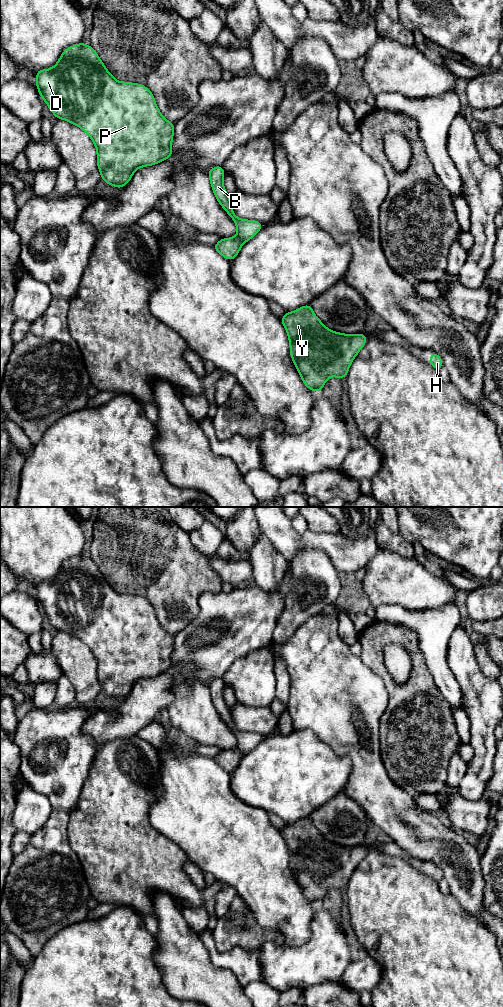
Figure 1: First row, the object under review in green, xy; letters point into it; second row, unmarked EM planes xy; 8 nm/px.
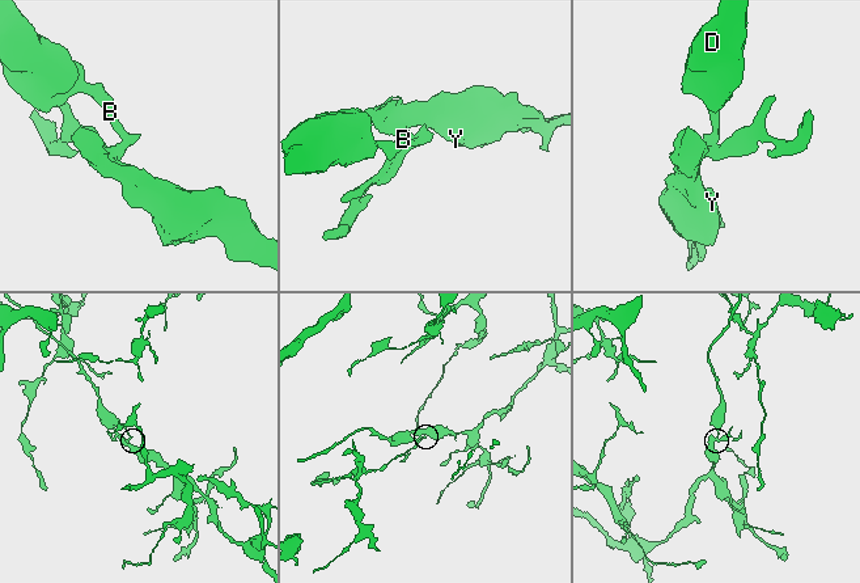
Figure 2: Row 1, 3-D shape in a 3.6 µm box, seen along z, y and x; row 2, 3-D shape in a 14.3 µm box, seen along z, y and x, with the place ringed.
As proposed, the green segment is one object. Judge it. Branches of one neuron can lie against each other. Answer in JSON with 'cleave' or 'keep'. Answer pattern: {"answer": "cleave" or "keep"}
{"answer": "cleave"}

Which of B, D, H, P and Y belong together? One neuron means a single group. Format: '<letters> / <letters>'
B D P / H Y

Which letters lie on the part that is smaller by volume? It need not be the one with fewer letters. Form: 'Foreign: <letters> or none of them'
Foreign: B, D, P

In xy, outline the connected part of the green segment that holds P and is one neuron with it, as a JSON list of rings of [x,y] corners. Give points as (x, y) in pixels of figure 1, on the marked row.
[[[81,42],[66,48],[54,67],[36,71],[36,77],[36,87],[55,117],[75,124],[91,137],[97,149],[102,180],[109,185],[122,188],[138,168],[155,165],[172,156],[174,124],[162,116],[151,91],[138,83],[117,81],[91,45]]]

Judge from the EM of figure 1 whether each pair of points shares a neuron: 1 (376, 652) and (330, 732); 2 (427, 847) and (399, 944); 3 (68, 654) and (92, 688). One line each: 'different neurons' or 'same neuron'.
1: different neurons
2: different neurons
3: same neuron

